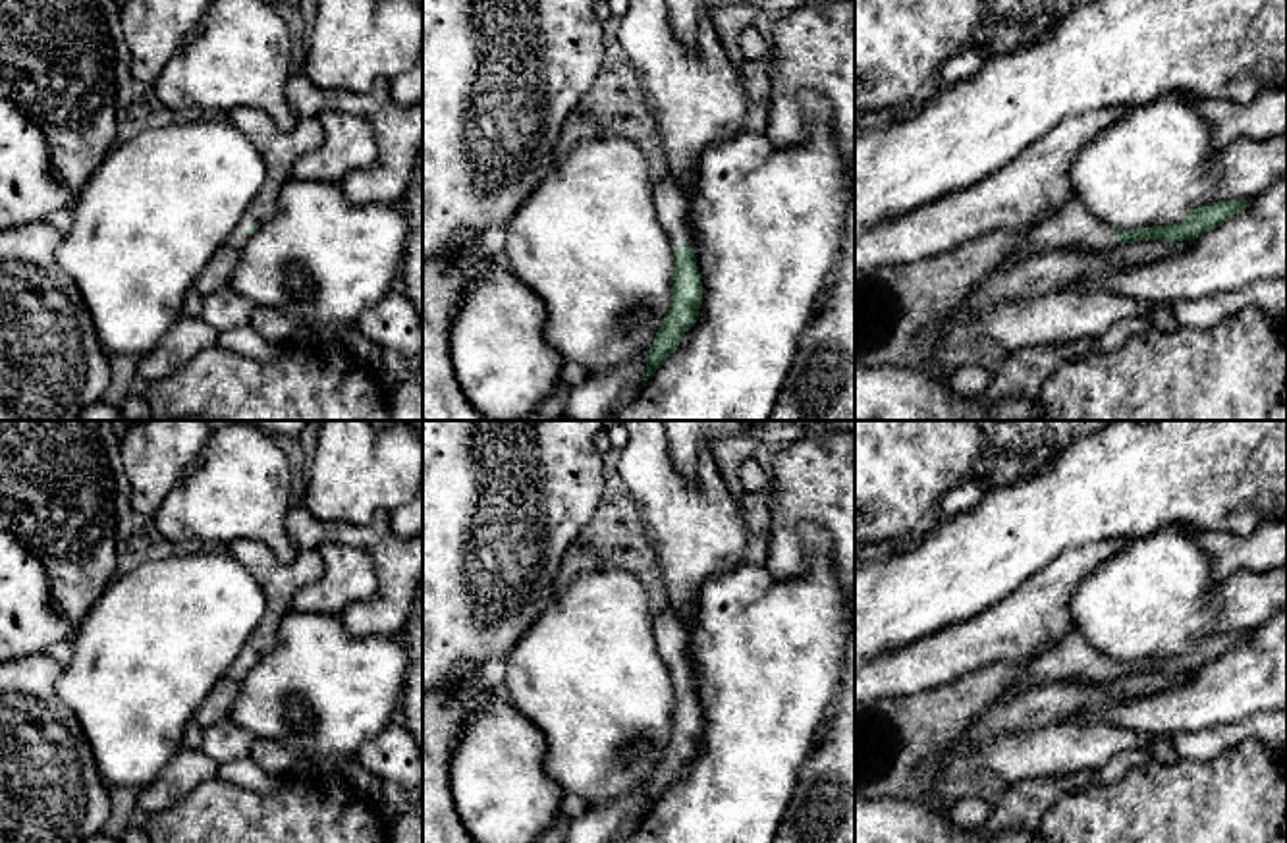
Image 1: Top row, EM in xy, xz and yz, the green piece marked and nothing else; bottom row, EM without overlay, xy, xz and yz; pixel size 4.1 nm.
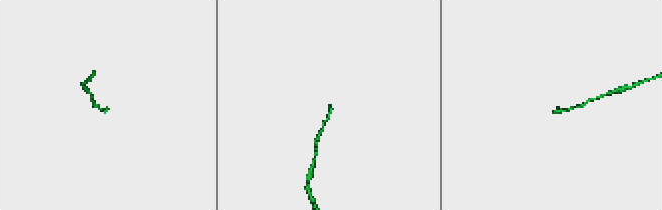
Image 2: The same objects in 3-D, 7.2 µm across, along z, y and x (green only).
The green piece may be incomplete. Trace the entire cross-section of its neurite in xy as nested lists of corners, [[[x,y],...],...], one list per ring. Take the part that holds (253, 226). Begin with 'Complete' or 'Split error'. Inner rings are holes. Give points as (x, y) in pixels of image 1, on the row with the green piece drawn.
Split error. [[[249,212],[239,220],[235,230],[228,235],[226,247],[241,251],[251,235],[259,230],[260,222]]]

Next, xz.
Split error. [[[671,174],[652,185],[652,204],[658,224],[673,247],[675,274],[671,280],[670,311],[664,316],[646,355],[643,386],[646,386],[648,378],[677,349],[683,334],[697,322],[704,299],[693,253],[693,235],[687,226],[689,199]]]

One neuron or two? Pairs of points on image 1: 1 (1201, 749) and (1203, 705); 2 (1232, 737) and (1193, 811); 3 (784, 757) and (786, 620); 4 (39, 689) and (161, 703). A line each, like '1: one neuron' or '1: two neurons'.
1: two neurons
2: two neurons
3: one neuron
4: two neurons

